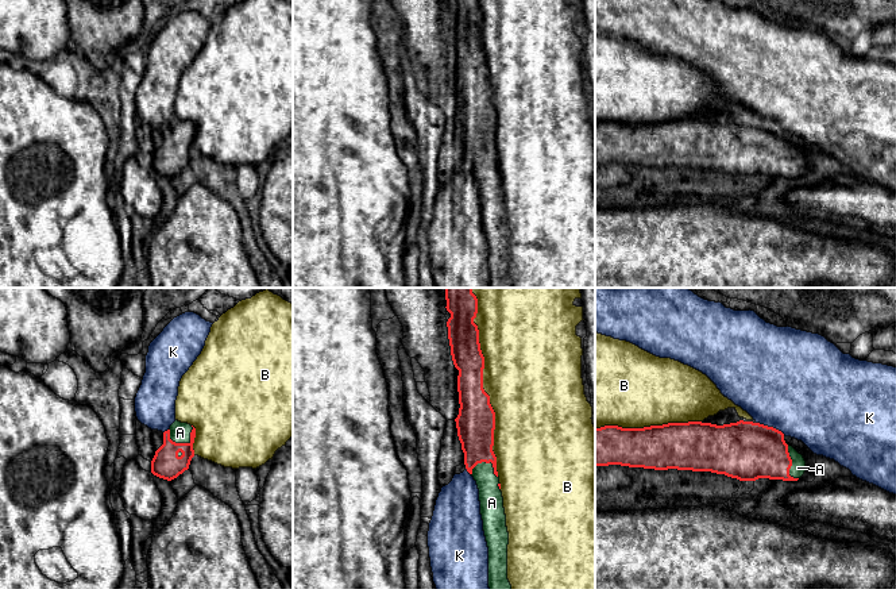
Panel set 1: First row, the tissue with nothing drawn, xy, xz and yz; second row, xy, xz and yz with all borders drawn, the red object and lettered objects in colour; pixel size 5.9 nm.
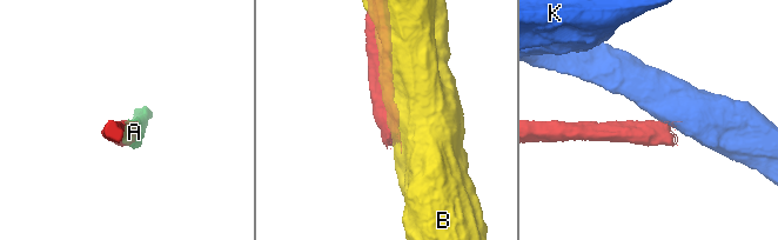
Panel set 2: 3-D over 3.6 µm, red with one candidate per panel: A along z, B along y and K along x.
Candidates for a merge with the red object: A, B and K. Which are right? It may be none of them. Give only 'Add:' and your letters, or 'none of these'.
Add: A

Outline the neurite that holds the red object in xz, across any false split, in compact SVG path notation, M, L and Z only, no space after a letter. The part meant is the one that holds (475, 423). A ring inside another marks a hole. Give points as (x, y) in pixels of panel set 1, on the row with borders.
M444 288L447 311L451 317L447 322L451 355L455 367L459 370L459 415L455 419L457 436L464 453L464 465L467 471L474 477L479 489L480 515L483 531L488 547L488 588L511 589L507 580L507 544L509 532L506 527L506 515L503 497L501 492L499 477L497 471L497 457L493 451L495 412L490 404L490 396L483 389L484 357L479 343L479 330L474 323L478 313L478 299L472 288Z

